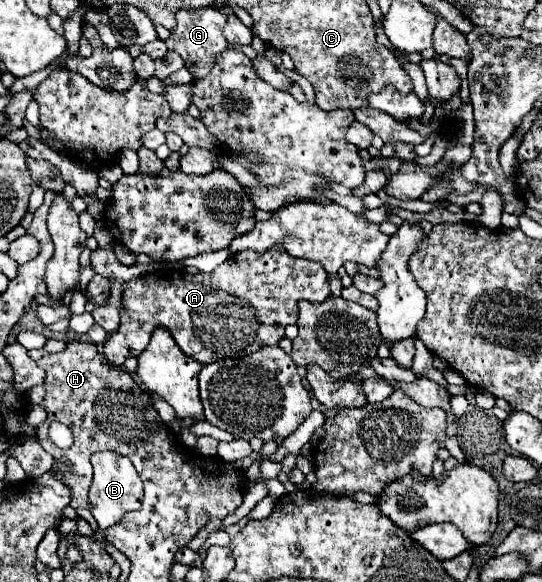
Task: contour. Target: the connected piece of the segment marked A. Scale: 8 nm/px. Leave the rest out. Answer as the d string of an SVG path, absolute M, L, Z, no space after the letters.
M273 246L267 252L243 250L229 256L221 266L211 274L187 274L181 270L161 270L145 274L137 280L131 280L123 286L121 298L121 326L115 334L109 336L103 354L113 364L121 366L129 356L137 358L149 344L151 332L159 326L165 326L175 338L177 346L191 358L201 364L211 364L219 358L243 358L253 354L263 346L275 346L285 336L285 326L297 322L297 302L311 300L323 302L329 296L329 276L319 266L319 262L293 258L281 246Z

